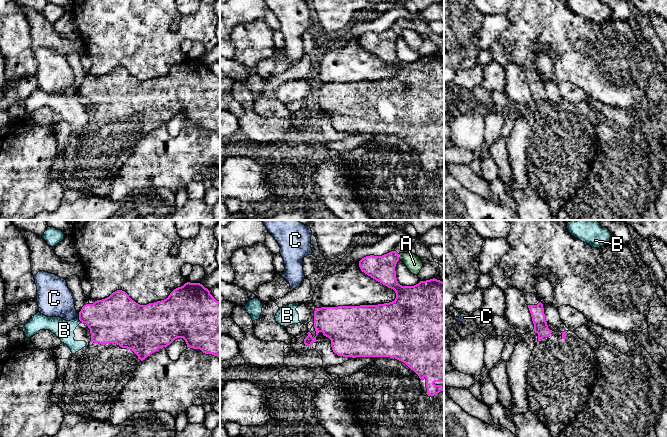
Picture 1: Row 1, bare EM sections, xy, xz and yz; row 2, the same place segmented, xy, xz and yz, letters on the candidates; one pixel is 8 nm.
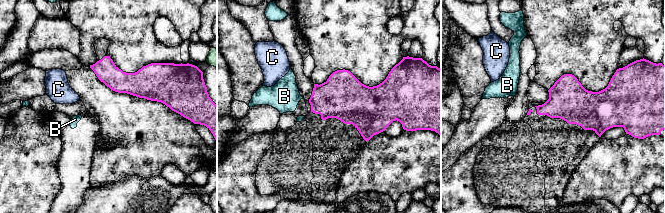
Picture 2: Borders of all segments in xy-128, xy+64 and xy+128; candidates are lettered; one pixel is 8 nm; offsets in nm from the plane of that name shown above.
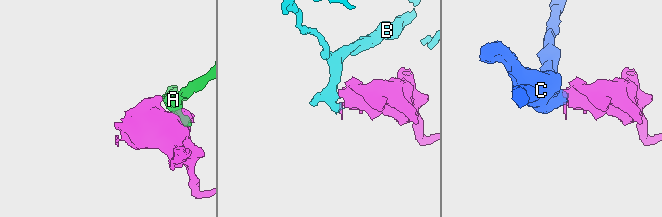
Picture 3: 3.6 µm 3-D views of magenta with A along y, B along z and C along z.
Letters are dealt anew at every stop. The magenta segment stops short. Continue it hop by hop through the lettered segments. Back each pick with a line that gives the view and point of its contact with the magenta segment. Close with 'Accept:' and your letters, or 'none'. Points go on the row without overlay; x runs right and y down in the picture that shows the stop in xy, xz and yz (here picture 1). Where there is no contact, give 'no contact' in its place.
Accept: none

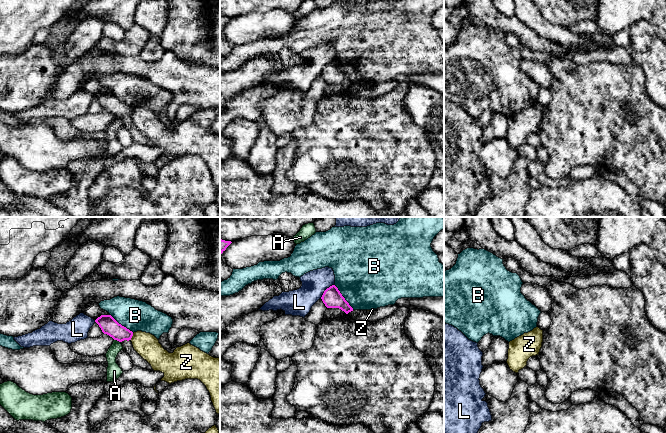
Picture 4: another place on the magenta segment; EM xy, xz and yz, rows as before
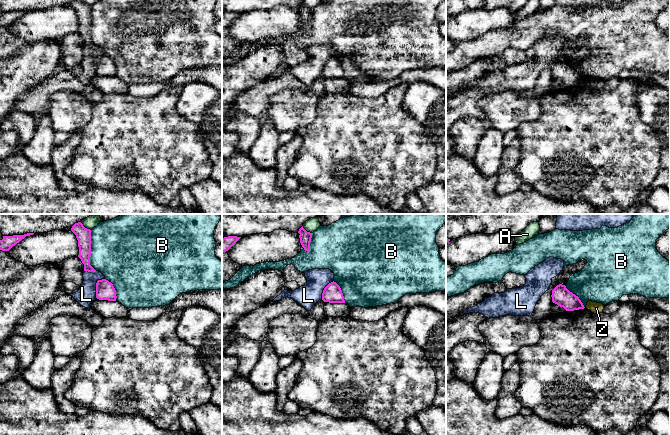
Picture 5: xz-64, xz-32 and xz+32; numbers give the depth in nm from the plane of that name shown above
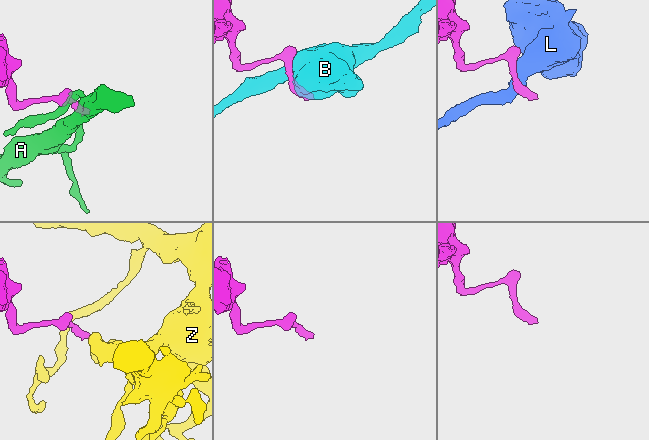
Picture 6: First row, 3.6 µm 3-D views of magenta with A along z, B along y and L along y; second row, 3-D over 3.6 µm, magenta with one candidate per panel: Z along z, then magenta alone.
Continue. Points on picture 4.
Accept: none

